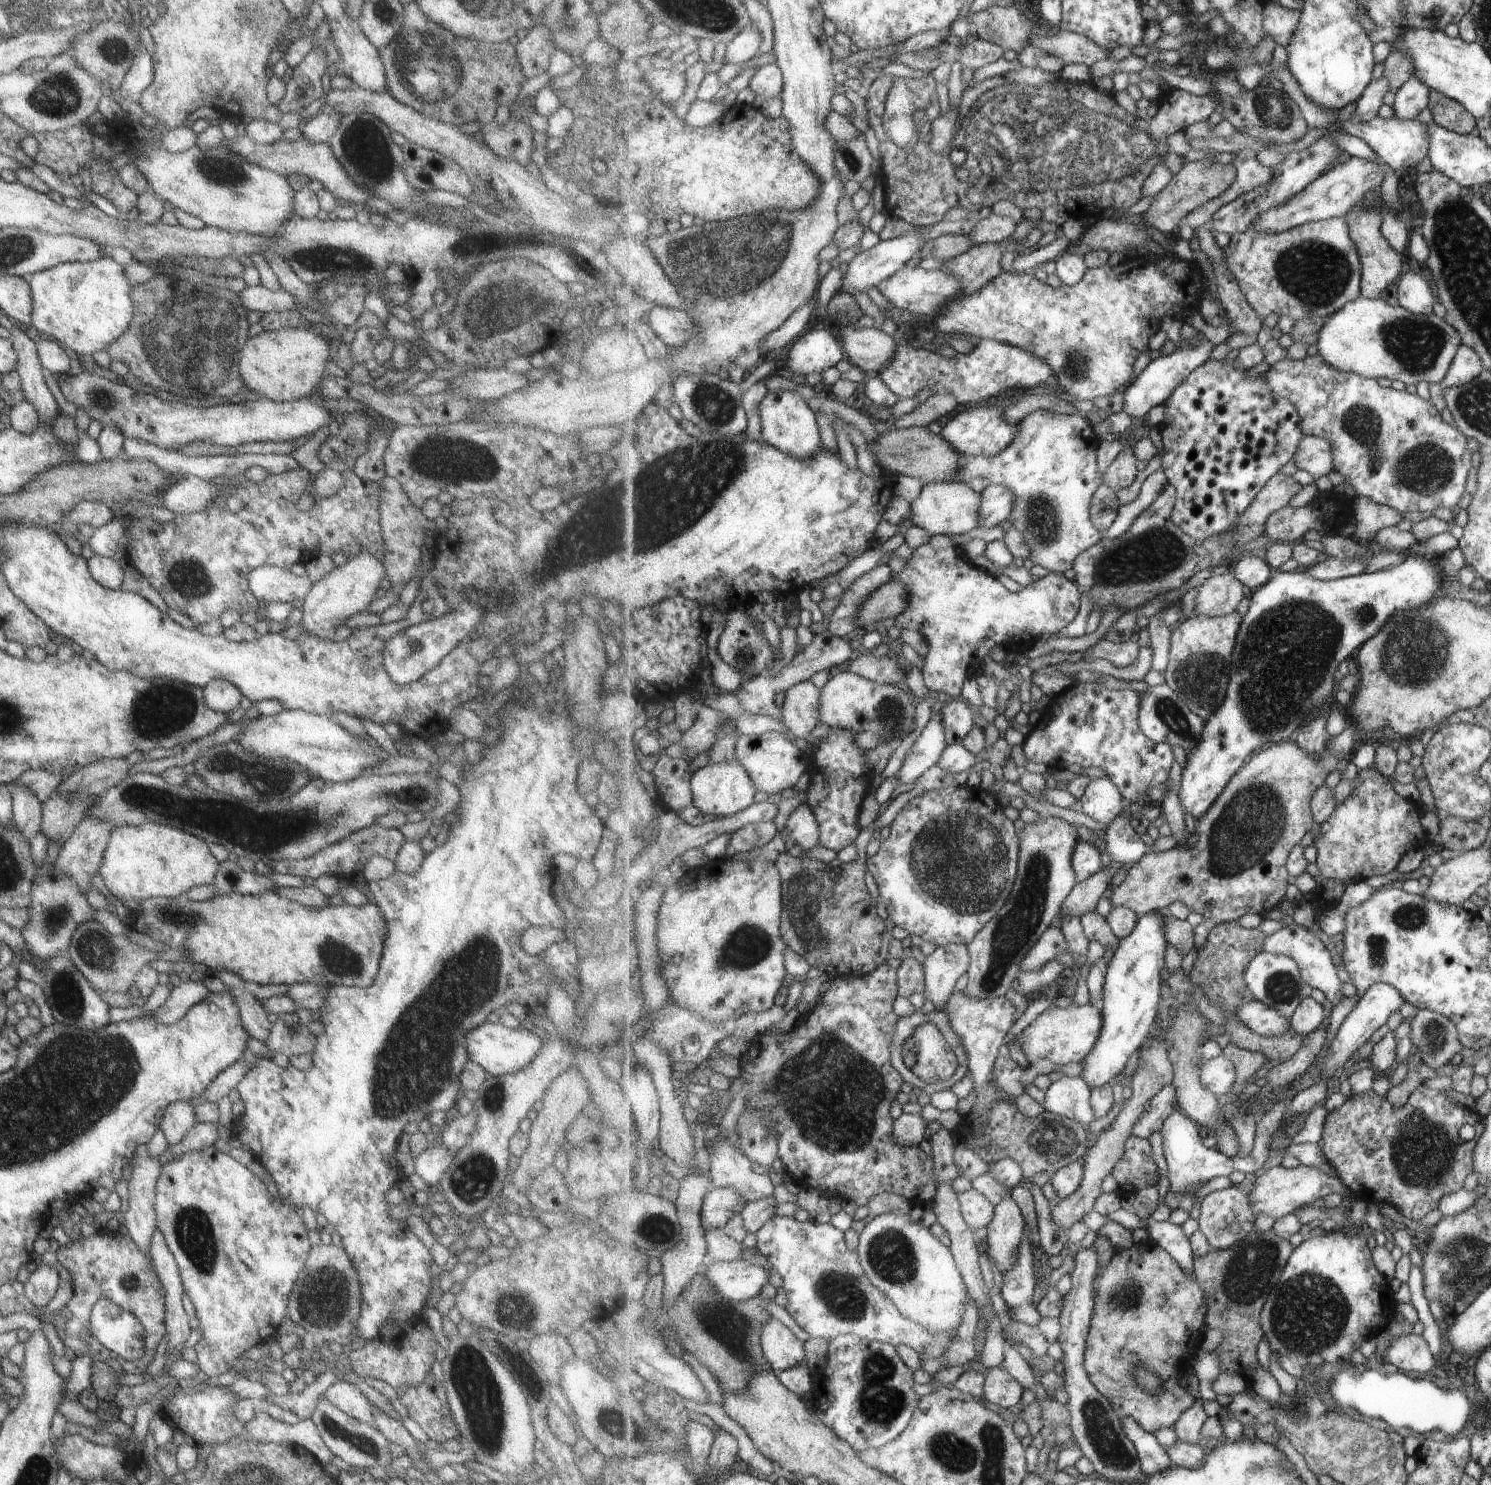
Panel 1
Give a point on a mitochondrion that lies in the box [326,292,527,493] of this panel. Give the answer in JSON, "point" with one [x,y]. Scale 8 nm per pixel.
{"point":[454,460]}

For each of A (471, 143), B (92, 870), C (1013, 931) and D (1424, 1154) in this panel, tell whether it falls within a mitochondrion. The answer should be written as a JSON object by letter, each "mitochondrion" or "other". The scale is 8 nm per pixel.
{"A":"other","B":"other","C":"mitochondrion","D":"mitochondrion"}

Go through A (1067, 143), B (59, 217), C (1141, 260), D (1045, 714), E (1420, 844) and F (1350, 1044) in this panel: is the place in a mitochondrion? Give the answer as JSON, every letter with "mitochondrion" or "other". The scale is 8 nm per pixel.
{"A":"mitochondrion","B":"other","C":"other","D":"other","E":"other","F":"other"}

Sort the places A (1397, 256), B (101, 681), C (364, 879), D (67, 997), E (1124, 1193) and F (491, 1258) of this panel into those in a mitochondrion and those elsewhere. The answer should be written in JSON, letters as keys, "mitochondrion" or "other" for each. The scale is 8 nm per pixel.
{"A":"other","B":"other","C":"other","D":"mitochondrion","E":"other","F":"other"}

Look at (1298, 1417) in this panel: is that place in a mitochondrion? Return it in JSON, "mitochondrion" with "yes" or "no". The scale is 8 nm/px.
{"mitochondrion":"yes"}

